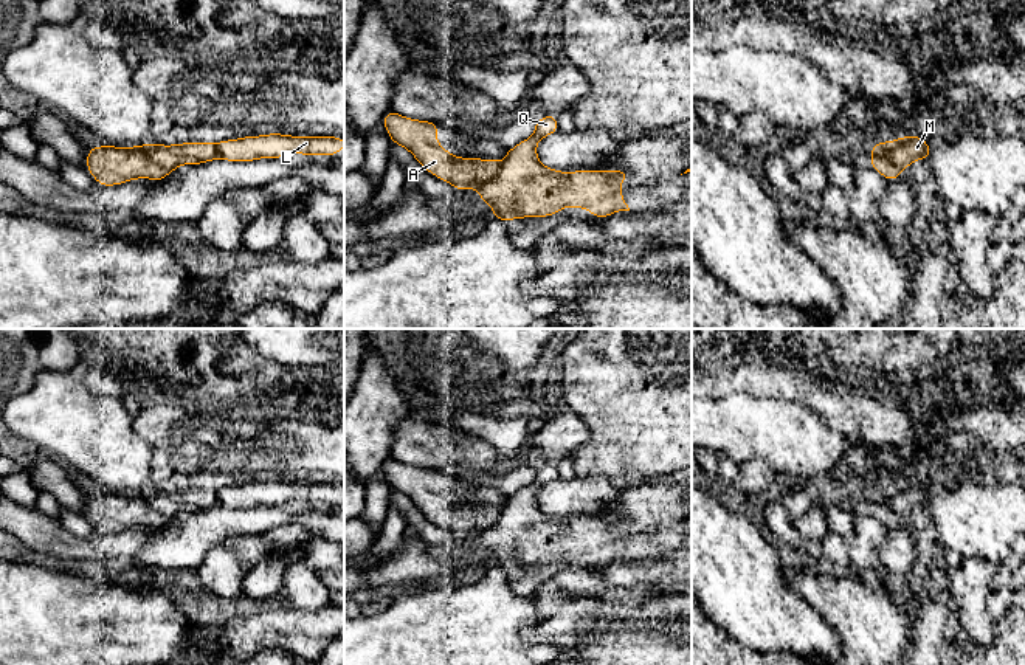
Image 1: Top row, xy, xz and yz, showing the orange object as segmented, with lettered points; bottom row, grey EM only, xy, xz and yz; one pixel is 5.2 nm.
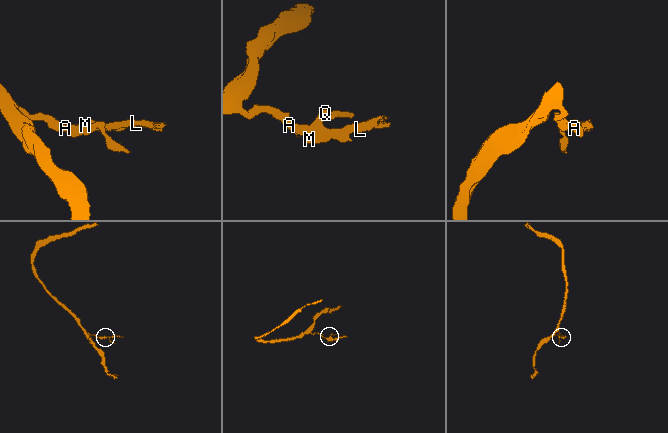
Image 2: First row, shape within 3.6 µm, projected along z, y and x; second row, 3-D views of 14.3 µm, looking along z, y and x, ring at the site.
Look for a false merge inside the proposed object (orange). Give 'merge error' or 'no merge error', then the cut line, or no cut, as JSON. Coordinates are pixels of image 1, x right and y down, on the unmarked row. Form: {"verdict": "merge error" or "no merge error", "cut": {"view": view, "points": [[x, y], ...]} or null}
{"verdict": "merge error", "cut": {"view": "xy", "points": [[146, 492], [146, 501], [168, 520]]}}

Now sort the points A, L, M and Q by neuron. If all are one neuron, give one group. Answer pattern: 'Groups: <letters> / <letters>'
Groups: A / L M Q

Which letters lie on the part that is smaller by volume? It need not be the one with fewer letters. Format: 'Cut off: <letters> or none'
Cut off: L, M, Q

